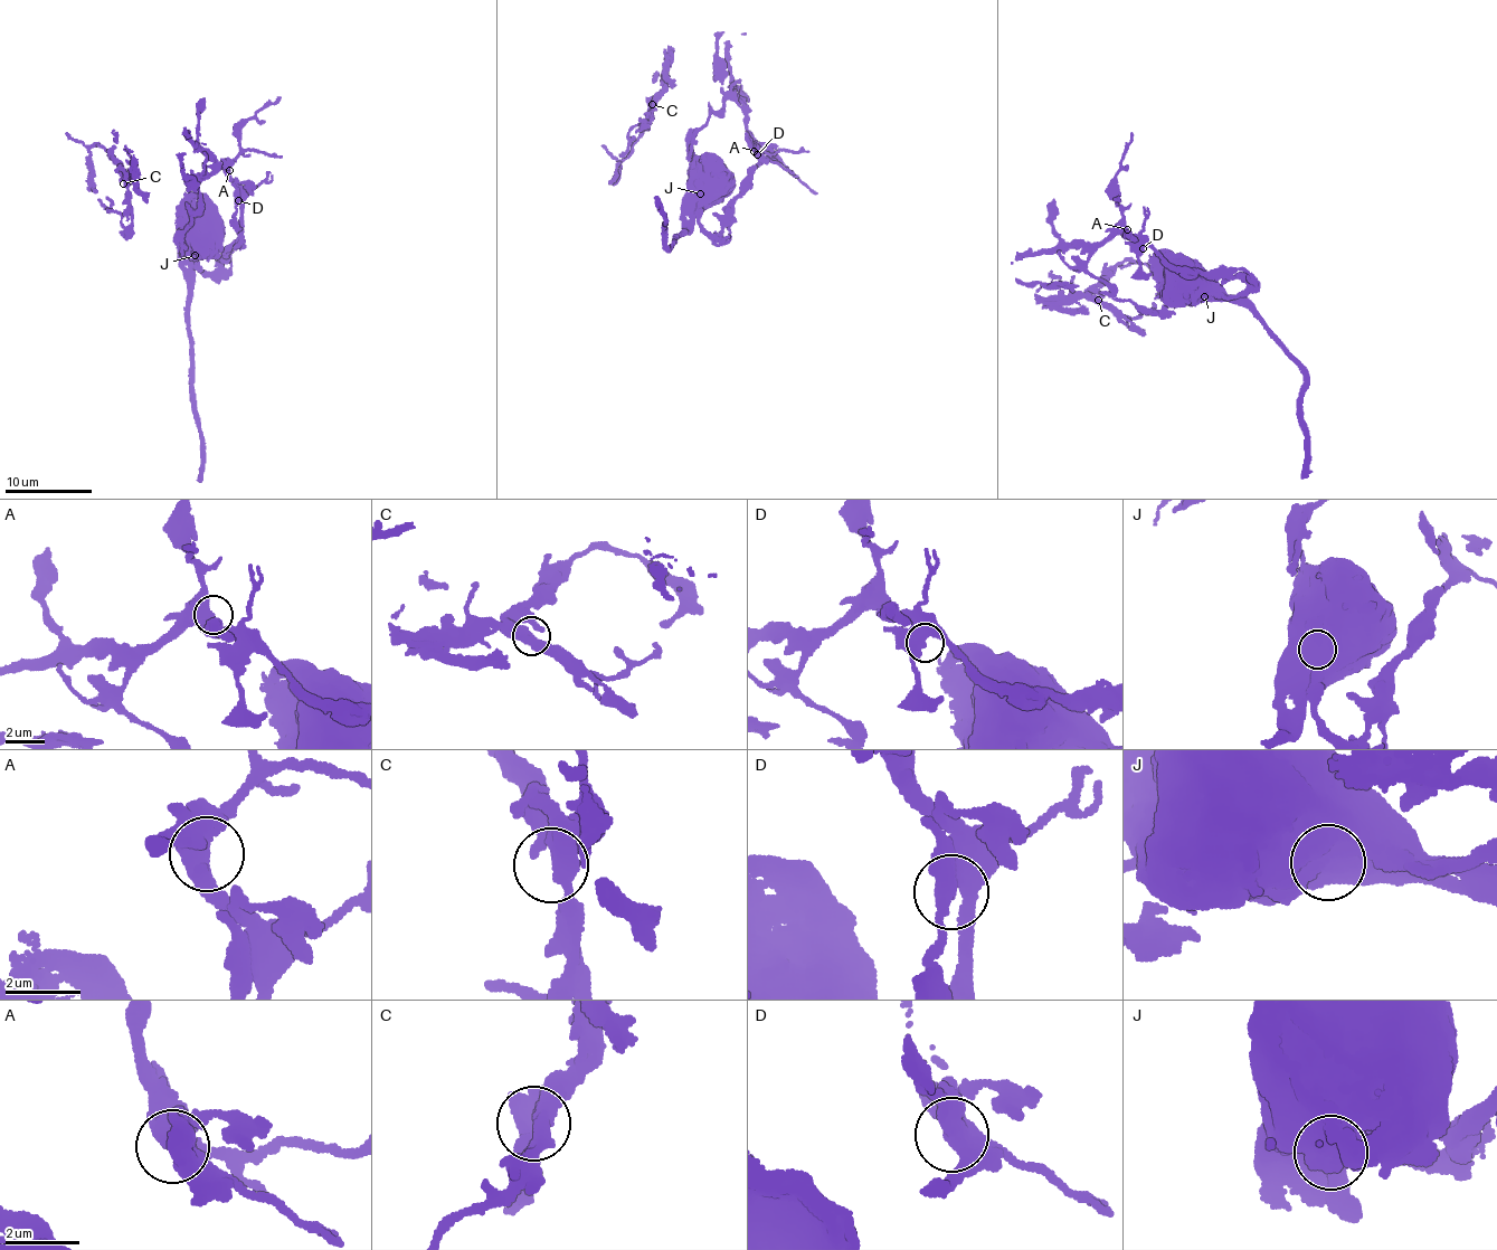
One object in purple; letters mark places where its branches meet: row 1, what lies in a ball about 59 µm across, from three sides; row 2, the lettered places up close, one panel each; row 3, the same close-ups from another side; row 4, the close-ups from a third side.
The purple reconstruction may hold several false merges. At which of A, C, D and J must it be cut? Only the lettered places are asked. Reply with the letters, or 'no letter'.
J

